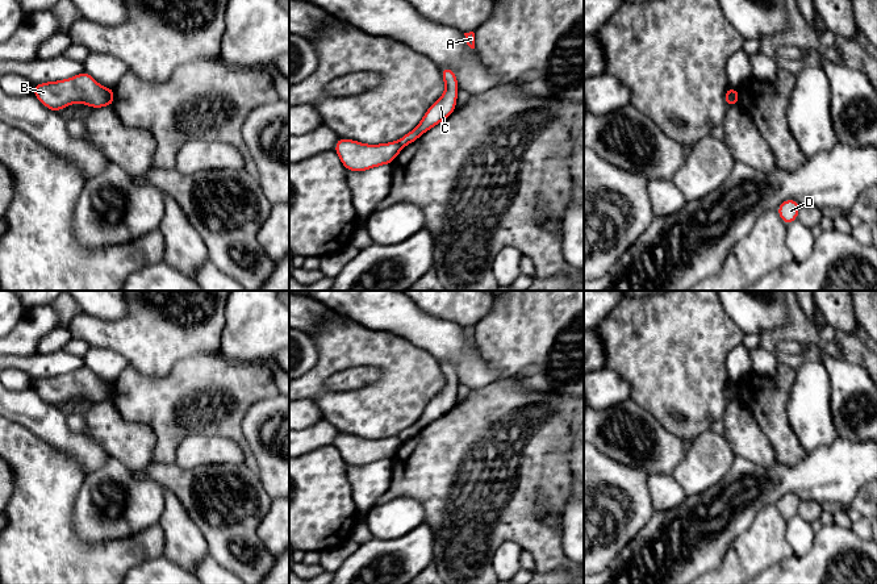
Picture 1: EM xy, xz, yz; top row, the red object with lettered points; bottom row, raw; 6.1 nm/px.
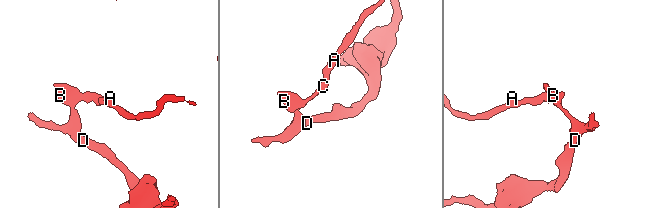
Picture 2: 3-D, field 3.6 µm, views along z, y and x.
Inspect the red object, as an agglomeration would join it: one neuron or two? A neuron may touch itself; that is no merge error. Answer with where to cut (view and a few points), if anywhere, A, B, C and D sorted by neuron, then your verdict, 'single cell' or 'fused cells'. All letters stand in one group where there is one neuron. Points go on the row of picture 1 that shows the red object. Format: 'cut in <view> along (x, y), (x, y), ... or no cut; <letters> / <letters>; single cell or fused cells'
cut in xy along (105, 88), (107, 104); A C / B D; fused cells

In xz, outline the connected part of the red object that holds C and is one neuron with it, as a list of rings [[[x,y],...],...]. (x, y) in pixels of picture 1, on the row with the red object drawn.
[[[440,67],[440,75],[446,84],[446,91],[440,99],[431,104],[423,114],[421,122],[409,133],[398,139],[398,143],[405,147],[417,141],[422,134],[430,130],[433,126],[444,121],[456,109],[456,99],[459,84],[455,71],[451,67]]]

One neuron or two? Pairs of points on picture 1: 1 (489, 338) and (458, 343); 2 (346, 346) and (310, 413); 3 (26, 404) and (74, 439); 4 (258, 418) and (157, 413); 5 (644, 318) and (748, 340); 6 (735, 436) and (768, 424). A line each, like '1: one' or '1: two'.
1: two
2: two
3: one
4: two
5: two
6: two

